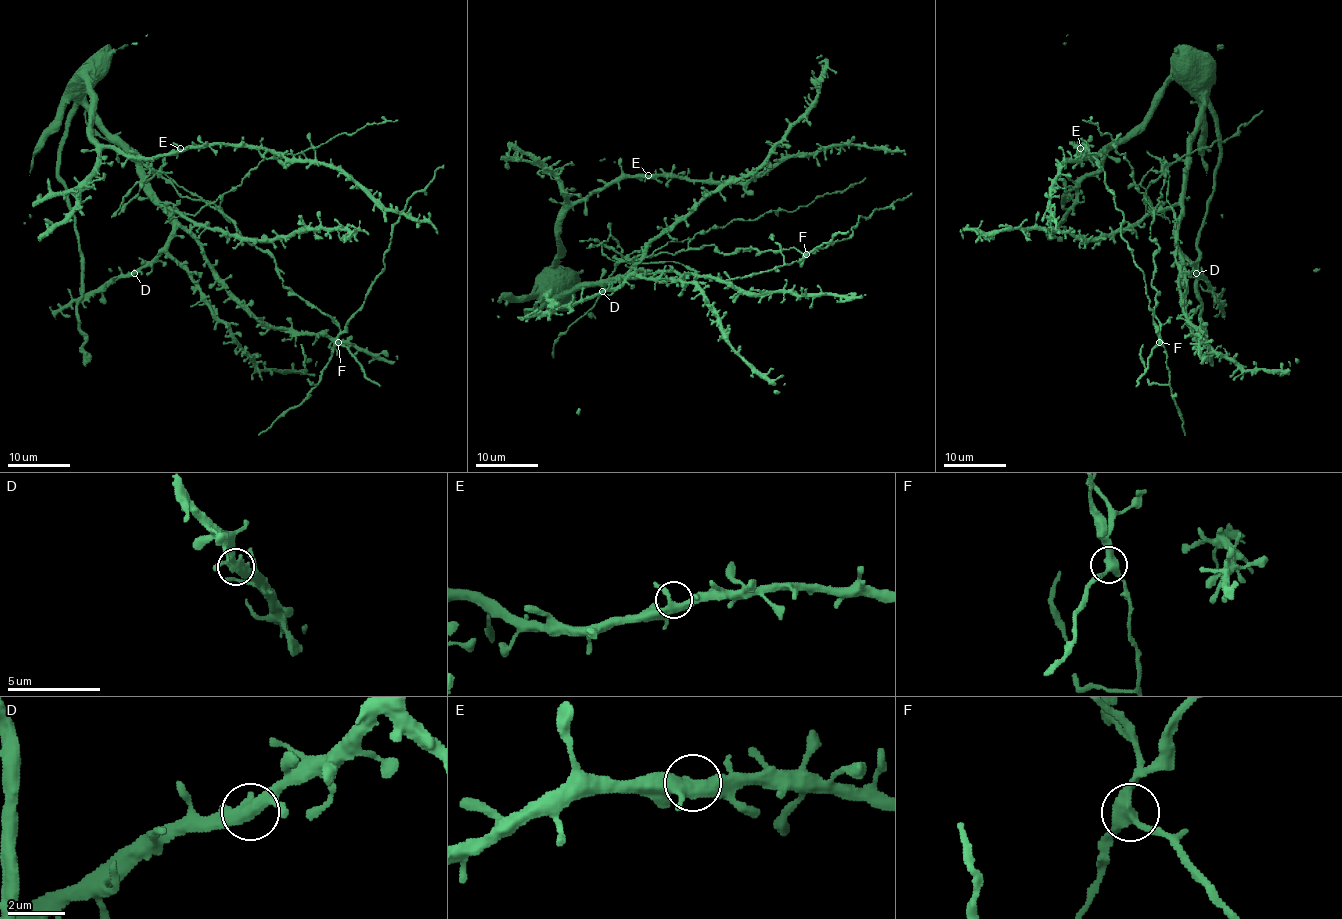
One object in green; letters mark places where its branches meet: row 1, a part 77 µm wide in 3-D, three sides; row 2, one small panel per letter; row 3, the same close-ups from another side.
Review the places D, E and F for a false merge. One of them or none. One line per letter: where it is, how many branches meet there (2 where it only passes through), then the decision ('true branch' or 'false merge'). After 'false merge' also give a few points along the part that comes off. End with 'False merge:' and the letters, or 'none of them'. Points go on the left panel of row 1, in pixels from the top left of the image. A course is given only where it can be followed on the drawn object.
D: (134, 273) | 3 | true branch
E: (180, 148) | 3 | true branch
F: (338, 342) | 3 | false merge | (338, 342), (339, 326), (283, 284), (277, 262), (245, 239), (220, 209), (220, 198), (266, 159), (397, 120)
False merge: F

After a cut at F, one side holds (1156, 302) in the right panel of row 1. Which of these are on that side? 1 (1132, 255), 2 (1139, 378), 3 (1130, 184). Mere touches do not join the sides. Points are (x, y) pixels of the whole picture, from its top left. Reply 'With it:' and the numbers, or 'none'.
With it: 2, 3

